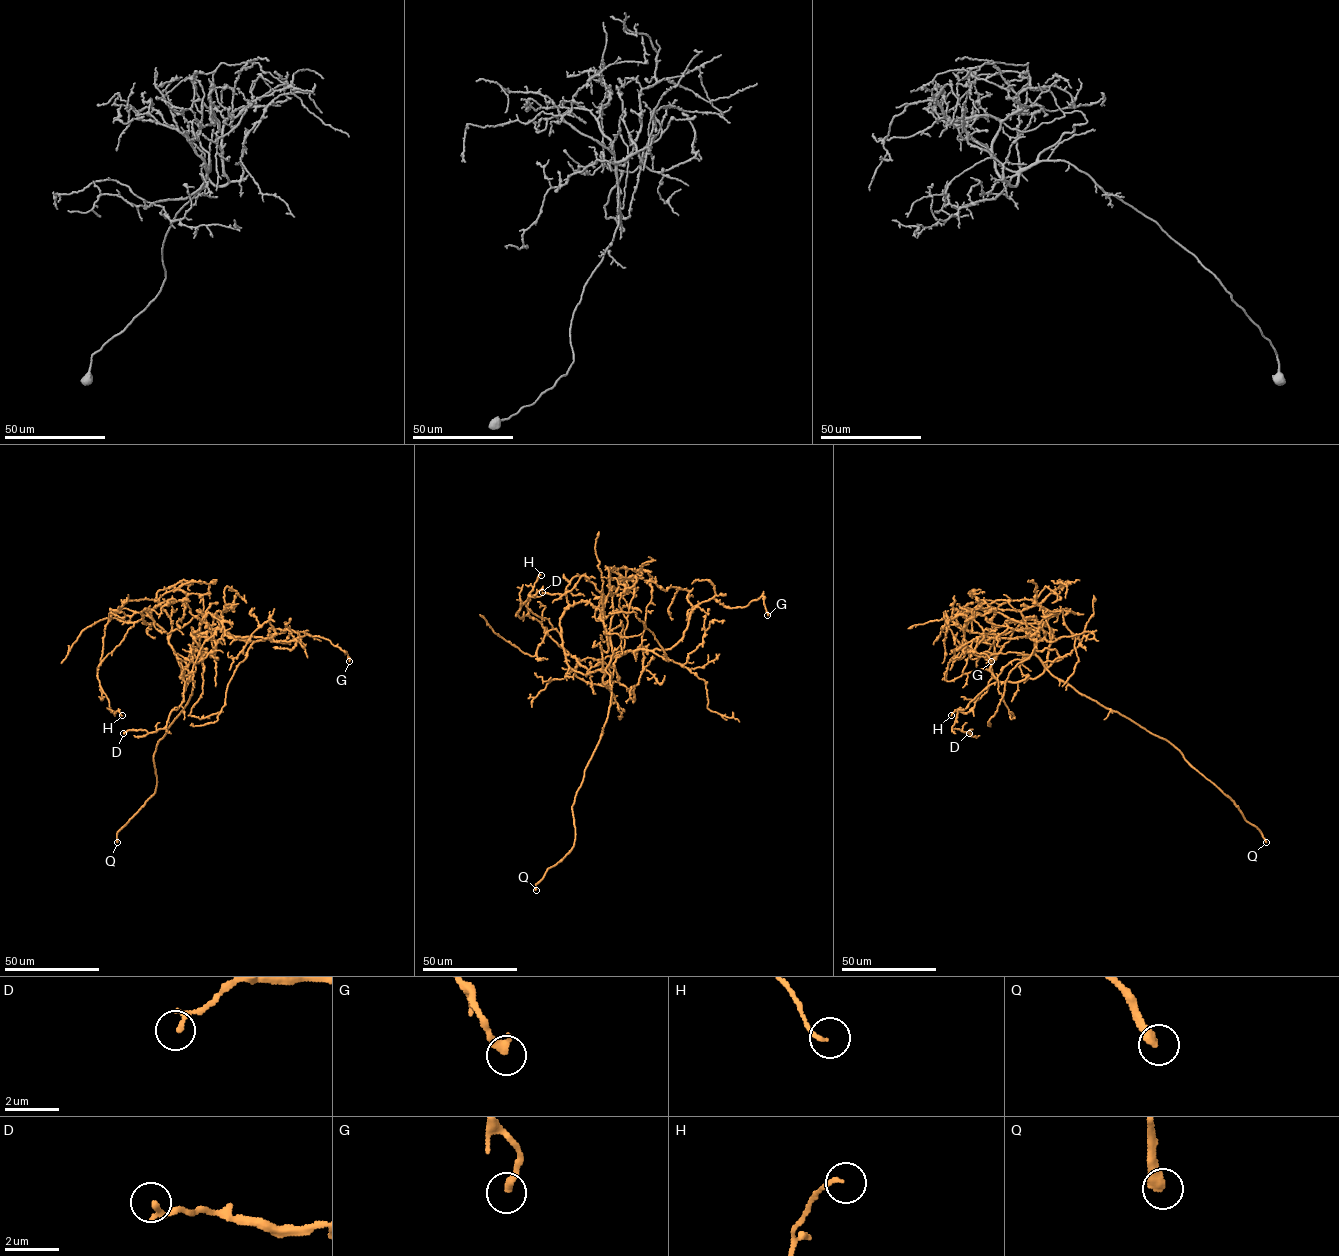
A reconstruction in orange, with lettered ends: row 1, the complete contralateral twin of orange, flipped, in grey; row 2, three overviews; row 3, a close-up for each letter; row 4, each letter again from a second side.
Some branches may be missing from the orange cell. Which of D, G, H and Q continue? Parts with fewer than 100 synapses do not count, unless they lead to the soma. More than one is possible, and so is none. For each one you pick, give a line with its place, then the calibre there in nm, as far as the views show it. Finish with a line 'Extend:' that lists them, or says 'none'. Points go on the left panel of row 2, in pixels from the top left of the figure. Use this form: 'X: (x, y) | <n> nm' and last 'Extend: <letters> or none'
Q: (117, 842) | 400 nm
Extend: Q

